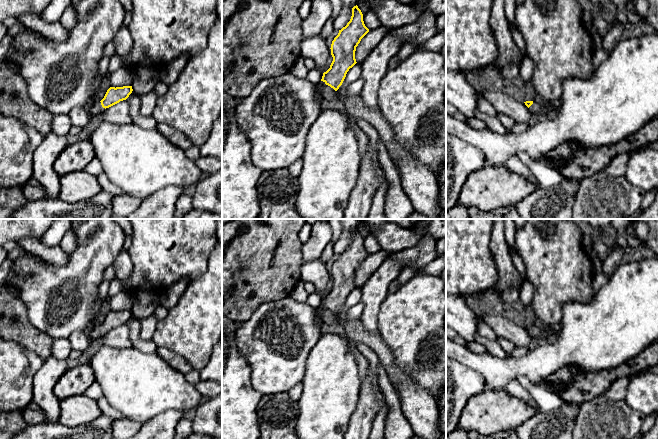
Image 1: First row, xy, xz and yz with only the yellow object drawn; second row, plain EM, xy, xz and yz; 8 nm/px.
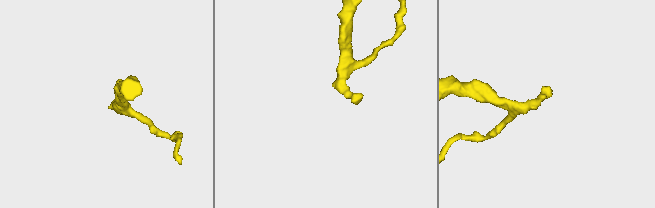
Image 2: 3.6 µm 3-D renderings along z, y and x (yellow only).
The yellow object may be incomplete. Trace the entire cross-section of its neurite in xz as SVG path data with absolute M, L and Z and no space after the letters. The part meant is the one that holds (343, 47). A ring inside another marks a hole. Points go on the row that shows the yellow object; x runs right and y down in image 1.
M358 6L352 8L352 16L345 27L339 30L331 44L333 61L330 68L323 73L321 81L316 85L318 96L321 97L322 88L330 86L335 91L342 85L347 72L357 62L356 47L361 39L369 32L363 21L363 14Z

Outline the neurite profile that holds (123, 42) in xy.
M122 26L114 36L112 42L121 60L121 66L127 68L130 62L129 53L133 46L133 39L128 27Z

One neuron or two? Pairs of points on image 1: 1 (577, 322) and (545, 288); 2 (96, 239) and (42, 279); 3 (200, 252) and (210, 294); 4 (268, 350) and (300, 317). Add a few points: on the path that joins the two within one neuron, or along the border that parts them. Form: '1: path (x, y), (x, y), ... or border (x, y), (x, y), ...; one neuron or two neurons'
1: border (586, 302), (566, 302), (563, 305), (561, 325); two neurons
2: path (86, 254), (61, 279), (57, 279); one neuron
3: border (211, 251), (206, 270), (189, 282); two neurons
4: path (275, 342), (292, 325); one neuron

